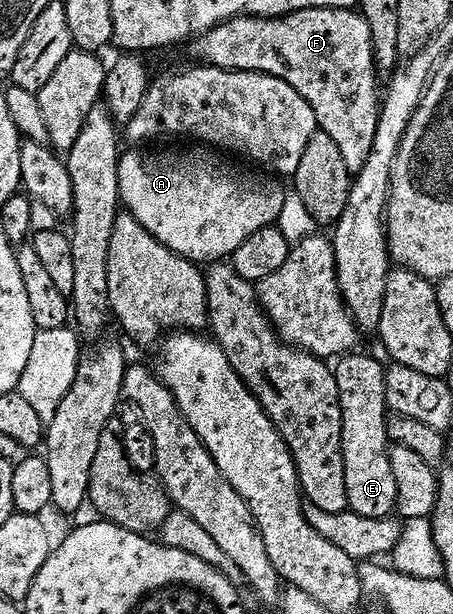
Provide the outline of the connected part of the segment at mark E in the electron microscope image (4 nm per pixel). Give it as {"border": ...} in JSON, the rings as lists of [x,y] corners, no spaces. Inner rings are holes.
{"border":[[[347,354],[337,361],[336,375],[342,407],[342,453],[344,480],[348,482],[349,511],[364,518],[393,517],[398,507],[396,474],[392,474],[386,368],[370,356]]]}

